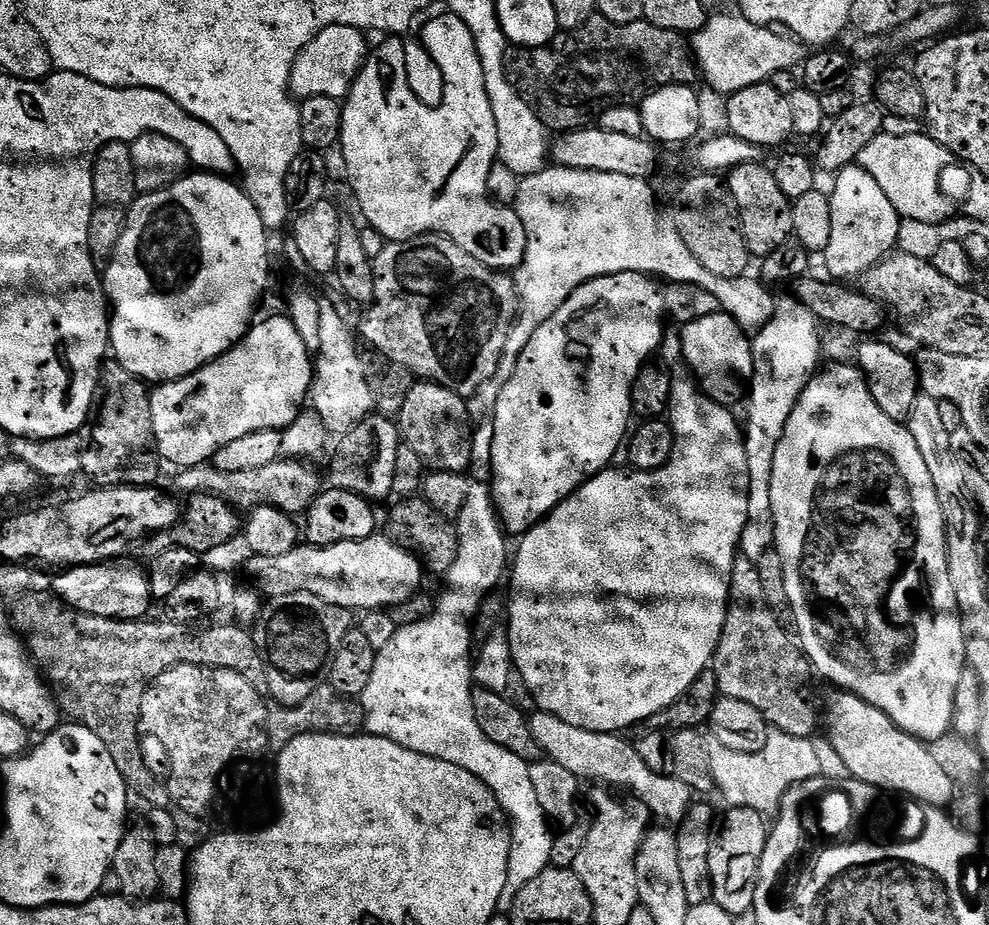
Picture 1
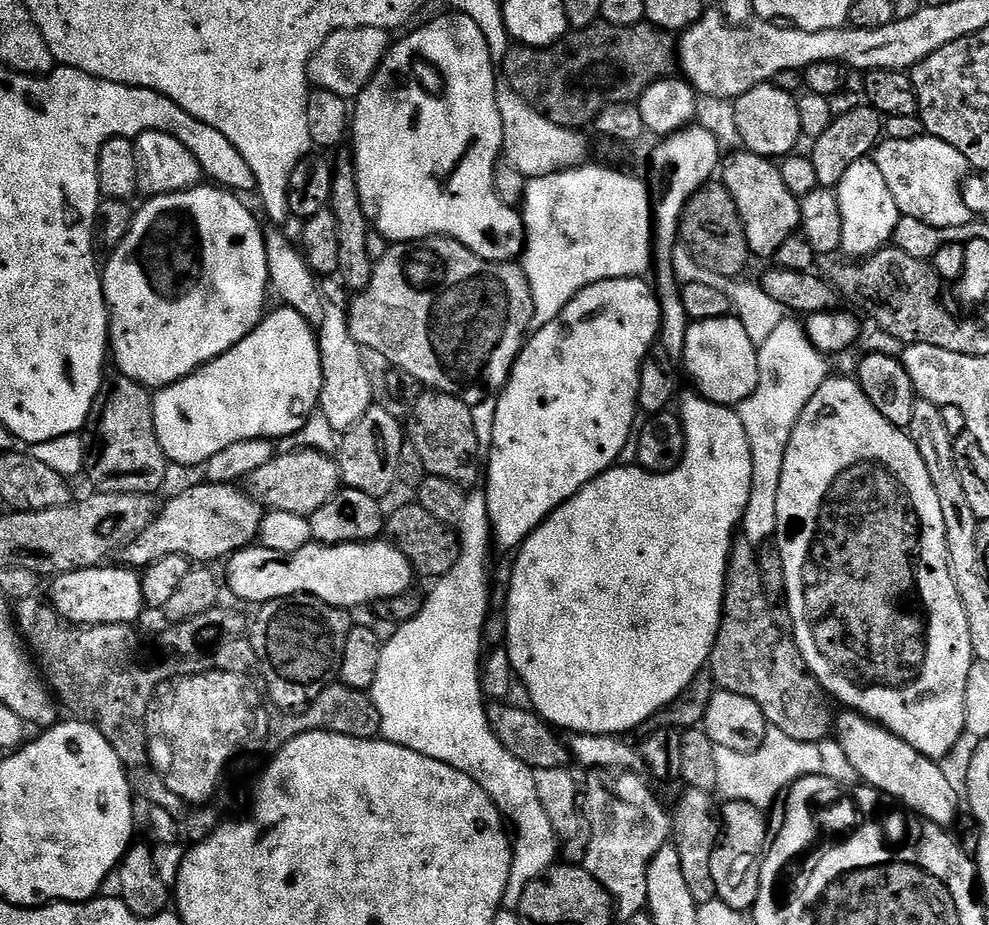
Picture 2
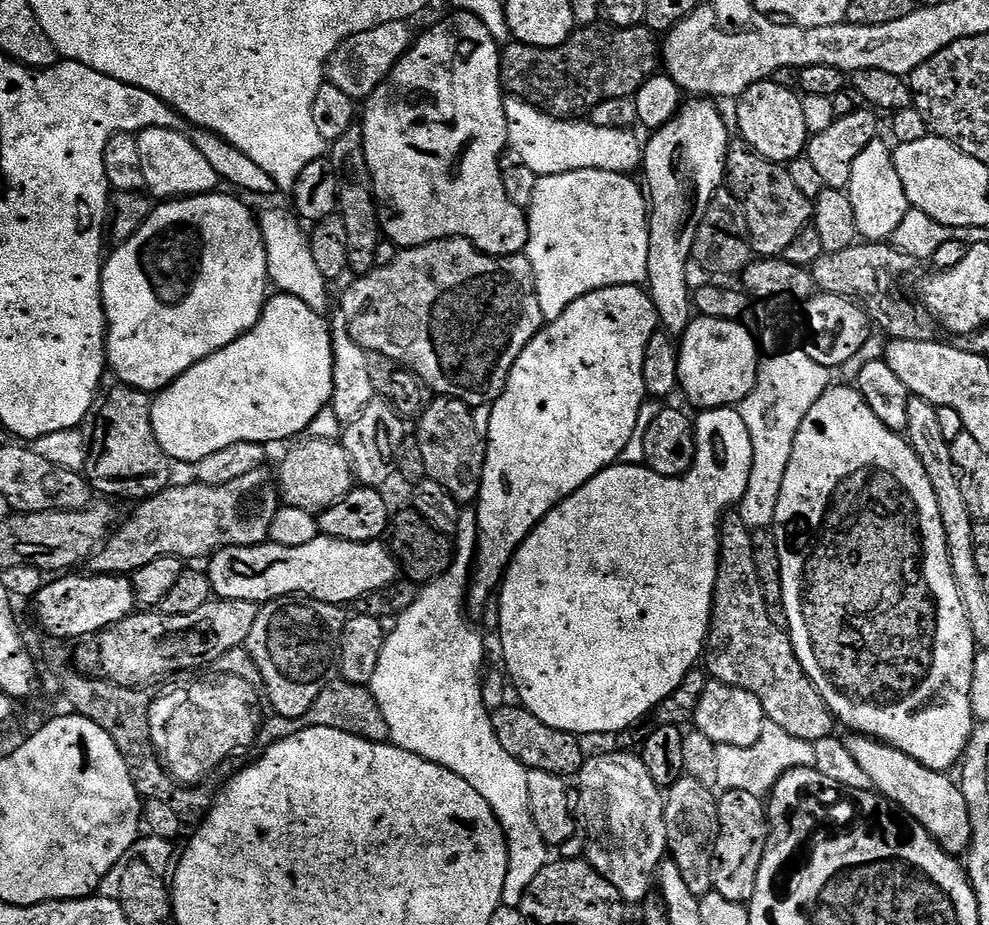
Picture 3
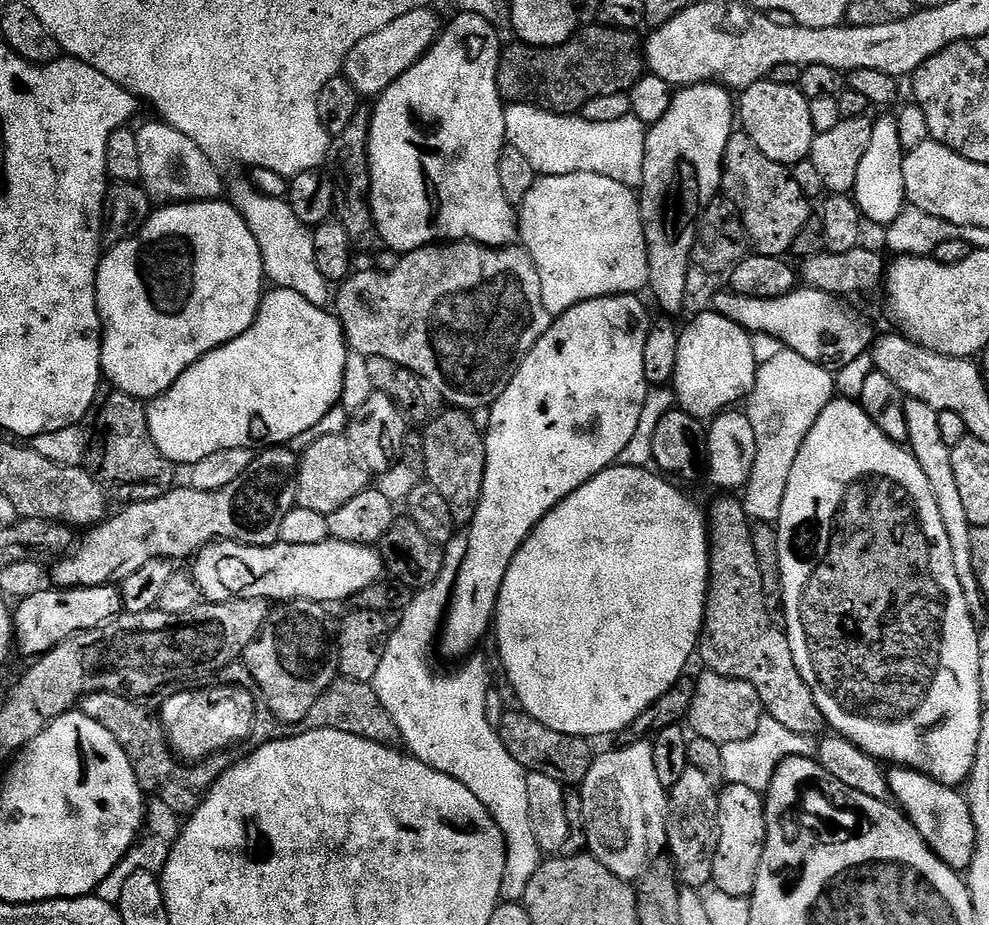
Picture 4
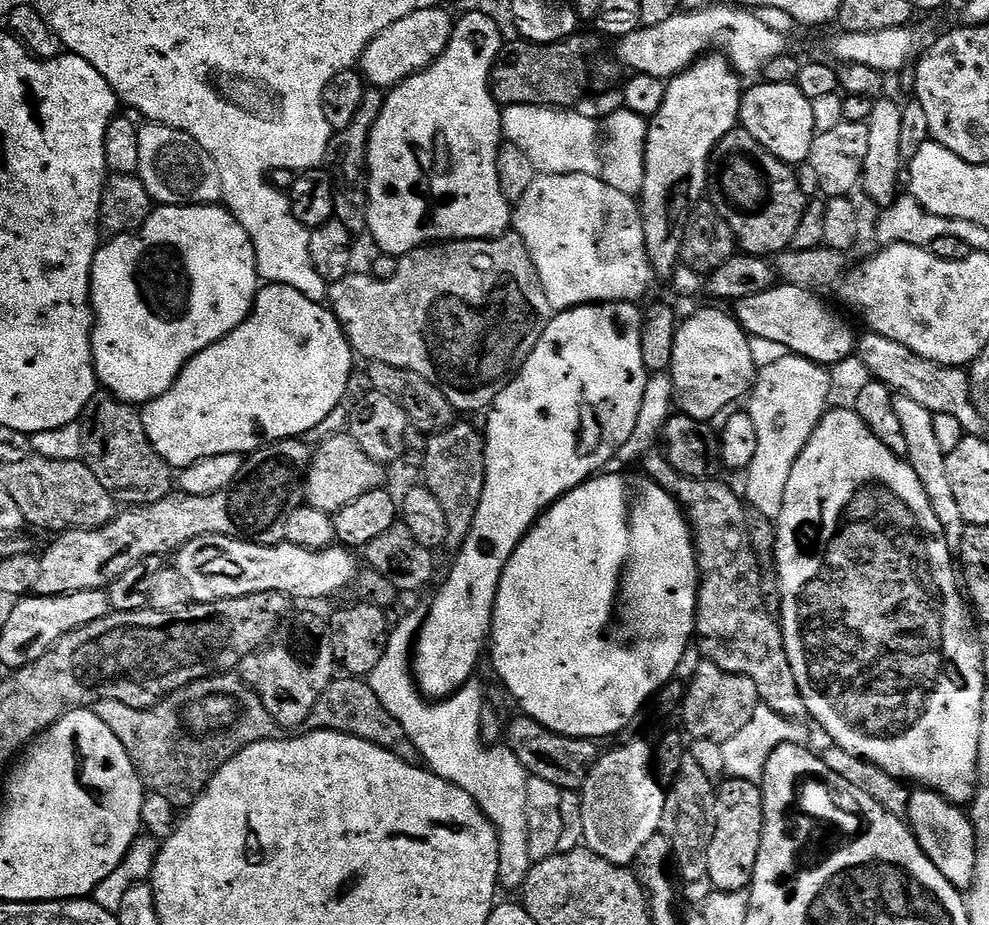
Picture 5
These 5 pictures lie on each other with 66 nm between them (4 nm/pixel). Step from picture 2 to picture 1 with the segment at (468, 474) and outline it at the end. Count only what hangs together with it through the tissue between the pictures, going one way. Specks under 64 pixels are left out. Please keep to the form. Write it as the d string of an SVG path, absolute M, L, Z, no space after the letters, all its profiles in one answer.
M417 381L413 383L410 394L400 407L396 416L403 441L412 448L413 452L422 460L427 460L433 471L444 473L467 473L473 465L474 426L470 424L469 404L465 397L458 395L448 387L442 387L432 381Z

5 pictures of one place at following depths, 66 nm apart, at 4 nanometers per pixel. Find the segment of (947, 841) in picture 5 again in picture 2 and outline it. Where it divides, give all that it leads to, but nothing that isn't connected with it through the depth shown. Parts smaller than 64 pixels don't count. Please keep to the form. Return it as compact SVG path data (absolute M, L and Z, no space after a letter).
M844 710L835 717L834 739L842 746L846 758L850 758L850 766L857 777L861 776L863 783L879 792L893 796L905 808L913 811L924 819L941 826L952 826L956 815L962 808L962 796L956 793L954 785L948 781L941 765L929 756L918 754L914 746L902 742L890 730L883 728L872 720L867 720L858 712Z

